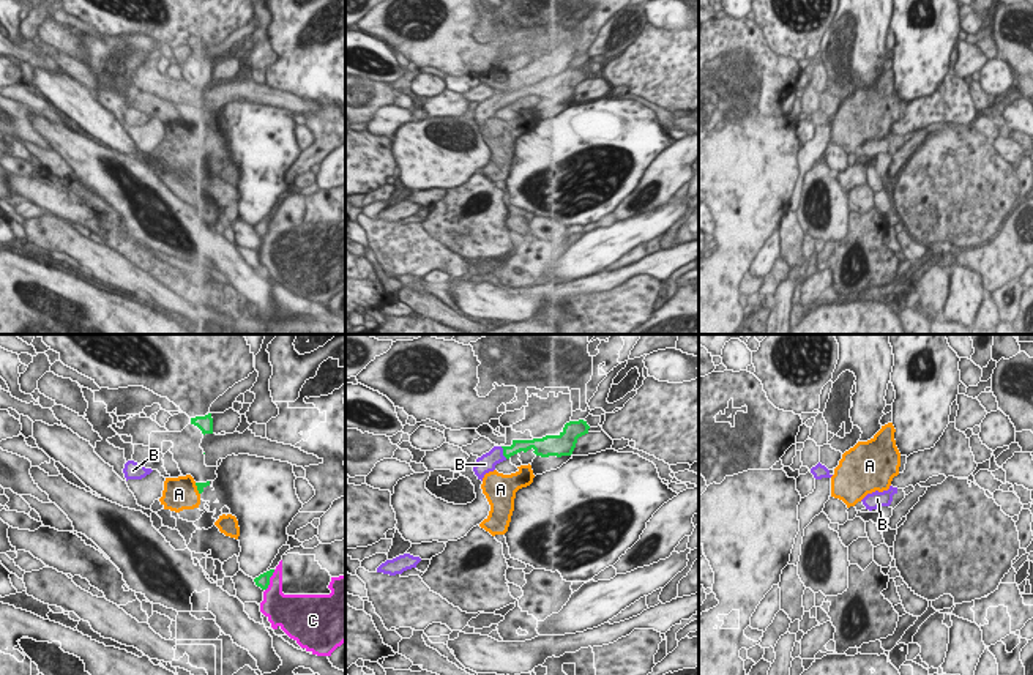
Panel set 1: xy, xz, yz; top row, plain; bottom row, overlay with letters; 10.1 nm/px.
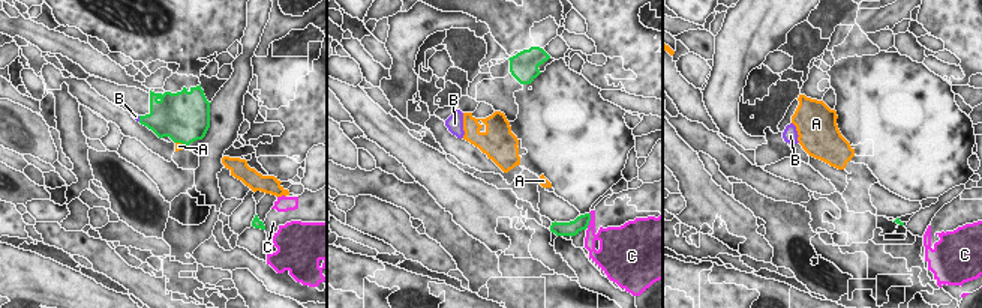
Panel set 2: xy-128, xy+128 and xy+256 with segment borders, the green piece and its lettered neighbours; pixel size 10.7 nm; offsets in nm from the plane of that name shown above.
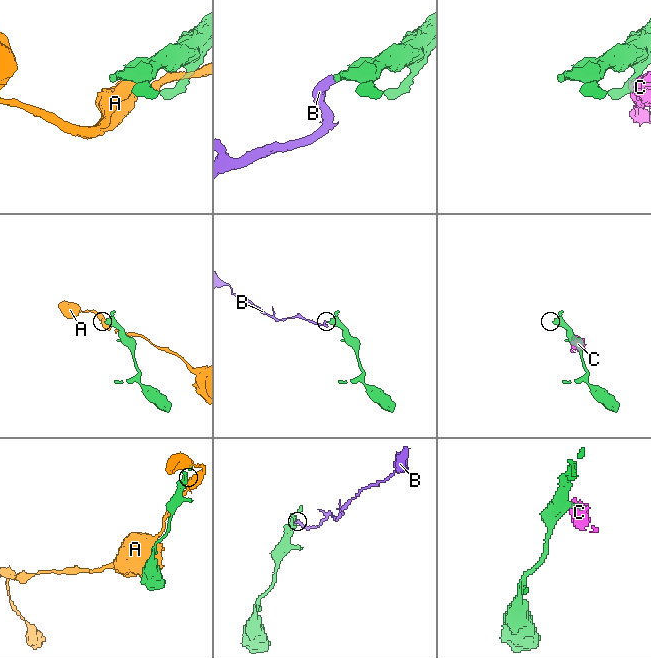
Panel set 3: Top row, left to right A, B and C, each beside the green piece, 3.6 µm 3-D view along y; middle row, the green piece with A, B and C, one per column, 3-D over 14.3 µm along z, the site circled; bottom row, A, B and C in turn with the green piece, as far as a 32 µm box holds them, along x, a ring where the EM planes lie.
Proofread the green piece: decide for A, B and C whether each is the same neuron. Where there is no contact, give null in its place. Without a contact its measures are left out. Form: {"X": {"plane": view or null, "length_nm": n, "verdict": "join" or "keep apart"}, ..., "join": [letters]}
{"A": {"plane": "xy", "length_nm": 140, "verdict": "keep apart"}, "B": {"plane": "xz", "length_nm": 140, "verdict": "join"}, "C": {"plane": "xy", "length_nm": 240, "verdict": "keep apart"}, "join": ["B"]}

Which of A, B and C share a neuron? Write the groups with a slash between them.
A / B / C

